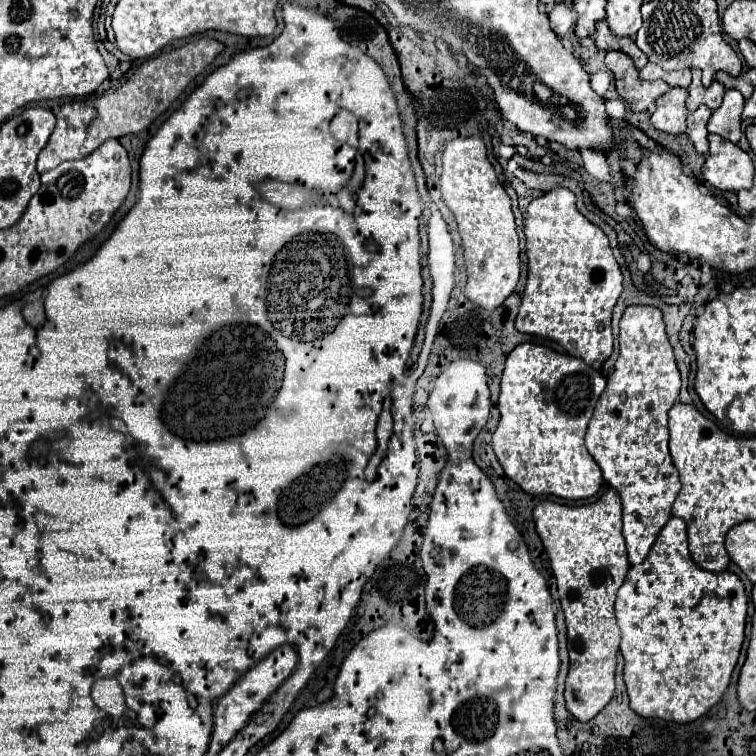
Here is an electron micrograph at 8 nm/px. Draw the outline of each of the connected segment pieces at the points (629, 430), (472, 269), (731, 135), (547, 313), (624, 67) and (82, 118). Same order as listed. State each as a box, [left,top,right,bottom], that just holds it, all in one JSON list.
[[585,305,681,565],[441,137,519,307],[707,89,743,143],[515,187,623,365],[607,51,669,111],[37,39,223,173]]

